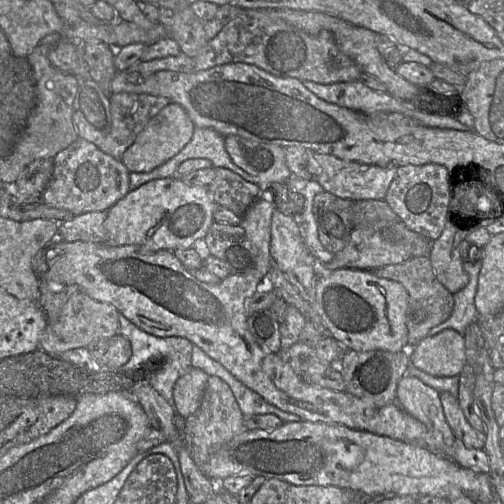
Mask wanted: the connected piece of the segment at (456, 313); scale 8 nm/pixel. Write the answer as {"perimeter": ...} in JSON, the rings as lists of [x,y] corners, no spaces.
{"perimeter":[[[481,260],[463,262],[463,268],[469,276],[469,282],[463,289],[453,294],[454,308],[450,317],[443,323],[433,327],[428,336],[439,334],[445,329],[454,329],[463,335],[470,324],[479,322],[479,314],[476,310],[474,299],[481,266]]]}

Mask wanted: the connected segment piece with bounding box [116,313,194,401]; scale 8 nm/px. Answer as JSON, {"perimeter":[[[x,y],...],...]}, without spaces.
{"perimeter":[[[121,313],[118,314],[118,320],[118,334],[129,340],[132,352],[129,360],[116,371],[128,372],[142,369],[147,375],[148,382],[158,394],[167,401],[172,400],[175,382],[191,367],[191,353],[194,344],[182,337],[157,337],[149,334],[134,325]]]}

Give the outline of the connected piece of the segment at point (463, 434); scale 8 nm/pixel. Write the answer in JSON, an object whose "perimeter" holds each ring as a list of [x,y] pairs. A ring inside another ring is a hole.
{"perimeter":[[[441,392],[440,400],[445,418],[457,439],[460,439],[468,448],[482,449],[485,444],[485,434],[471,427],[459,406],[457,397],[449,392]]]}

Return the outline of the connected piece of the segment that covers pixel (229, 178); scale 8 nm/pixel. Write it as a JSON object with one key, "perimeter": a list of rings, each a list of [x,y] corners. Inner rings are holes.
{"perimeter":[[[215,168],[215,177],[207,188],[216,205],[238,216],[243,216],[262,192],[259,185],[244,180],[227,168]]]}

